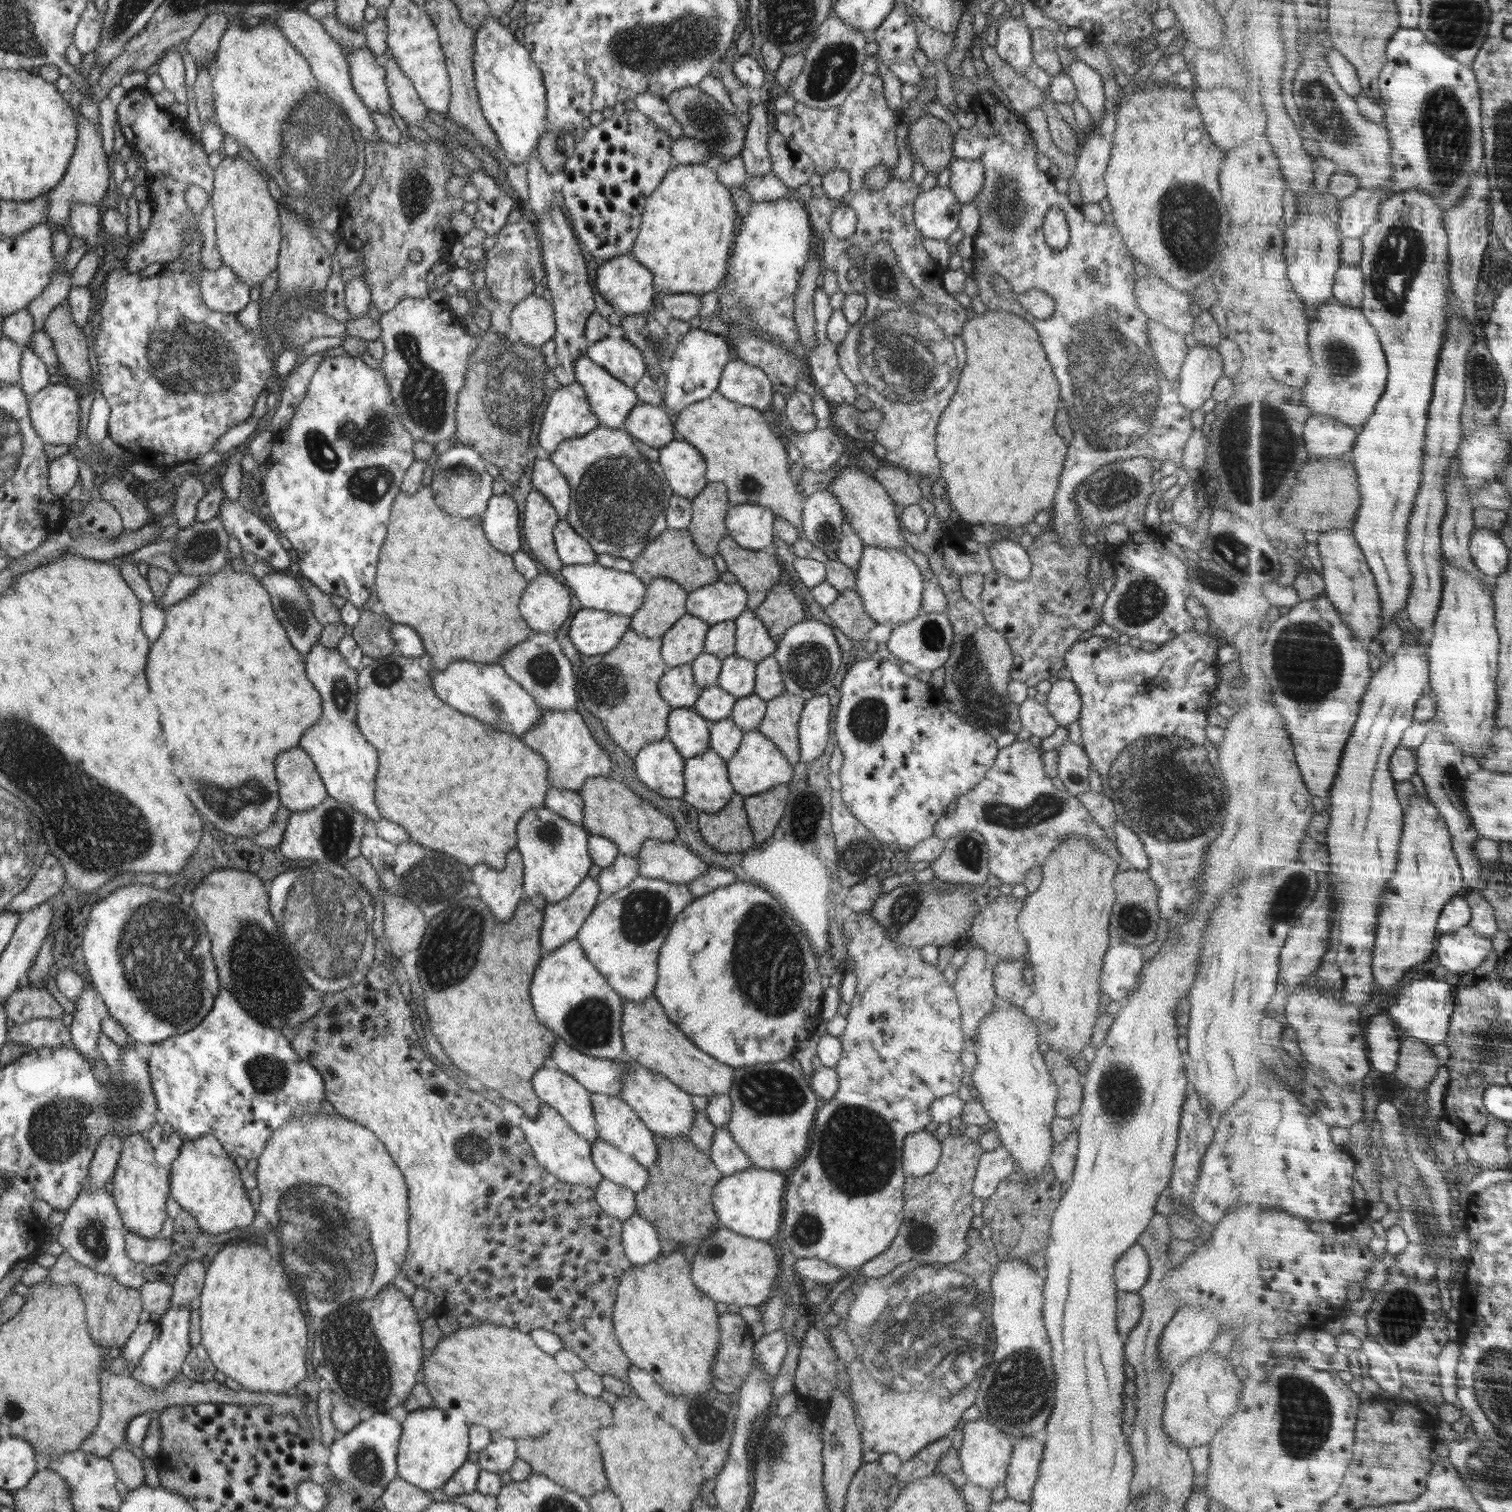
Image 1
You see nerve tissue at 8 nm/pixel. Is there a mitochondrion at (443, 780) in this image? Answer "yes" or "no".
no

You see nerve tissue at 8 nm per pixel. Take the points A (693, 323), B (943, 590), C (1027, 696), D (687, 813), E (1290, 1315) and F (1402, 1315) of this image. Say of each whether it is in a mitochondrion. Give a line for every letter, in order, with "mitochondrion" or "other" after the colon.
A: other
B: other
C: other
D: other
E: other
F: mitochondrion

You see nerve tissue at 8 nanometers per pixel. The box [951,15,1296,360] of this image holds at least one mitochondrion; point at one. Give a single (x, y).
(1006, 204)

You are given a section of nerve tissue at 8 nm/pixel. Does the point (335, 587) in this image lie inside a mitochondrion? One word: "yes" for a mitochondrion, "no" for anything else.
no

